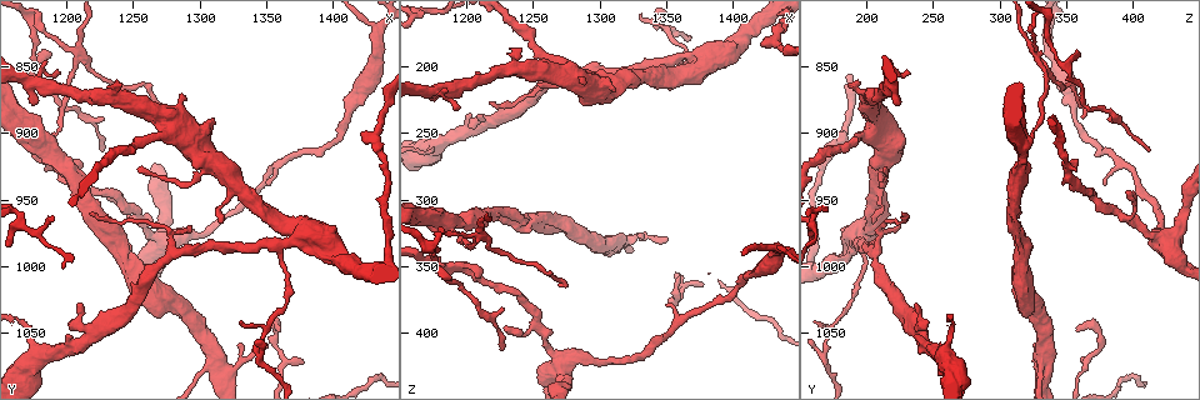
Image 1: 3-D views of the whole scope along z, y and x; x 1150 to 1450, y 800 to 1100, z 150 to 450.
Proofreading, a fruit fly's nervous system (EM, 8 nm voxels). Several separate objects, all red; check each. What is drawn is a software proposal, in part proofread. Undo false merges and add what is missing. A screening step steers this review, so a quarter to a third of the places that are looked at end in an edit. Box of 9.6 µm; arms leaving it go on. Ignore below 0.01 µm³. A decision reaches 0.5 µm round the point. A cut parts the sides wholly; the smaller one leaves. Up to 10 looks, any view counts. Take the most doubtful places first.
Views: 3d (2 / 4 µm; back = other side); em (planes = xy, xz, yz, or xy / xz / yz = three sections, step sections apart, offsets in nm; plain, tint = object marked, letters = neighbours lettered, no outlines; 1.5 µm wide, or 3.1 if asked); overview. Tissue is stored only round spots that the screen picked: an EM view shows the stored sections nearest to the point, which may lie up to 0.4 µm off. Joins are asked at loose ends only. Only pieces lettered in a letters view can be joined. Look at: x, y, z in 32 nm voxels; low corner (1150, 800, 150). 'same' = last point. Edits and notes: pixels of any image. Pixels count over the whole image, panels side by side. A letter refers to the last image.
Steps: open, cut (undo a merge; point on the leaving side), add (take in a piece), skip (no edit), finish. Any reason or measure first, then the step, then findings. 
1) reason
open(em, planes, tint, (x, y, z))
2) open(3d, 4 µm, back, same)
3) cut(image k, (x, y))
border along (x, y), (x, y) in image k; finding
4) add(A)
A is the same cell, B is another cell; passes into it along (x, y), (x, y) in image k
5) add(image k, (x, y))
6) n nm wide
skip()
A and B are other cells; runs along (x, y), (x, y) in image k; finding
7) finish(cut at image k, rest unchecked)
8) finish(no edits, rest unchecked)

open(em, planes, letters, (1242, 864, 186))

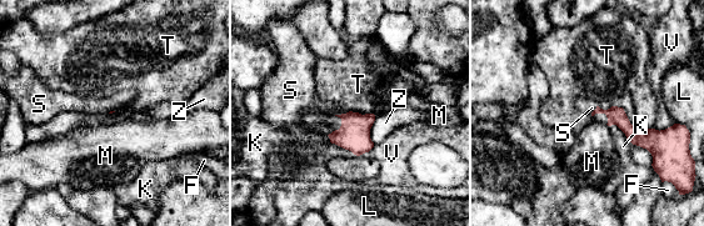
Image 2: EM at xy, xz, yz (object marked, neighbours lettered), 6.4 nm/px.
skip()
F, K, L, M, S, T, V and Z are other cells; runs along (608, 112), (637, 137), (652, 137) in image 2; none of them fits

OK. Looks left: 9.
free end
open(em, planes, tint, (1176, 876, 226))

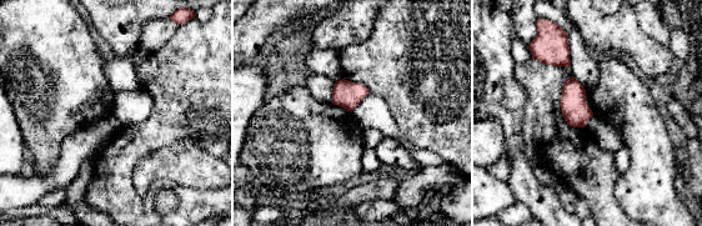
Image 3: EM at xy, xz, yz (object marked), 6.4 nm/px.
see the neighbours
open(em, planes, letters, same)

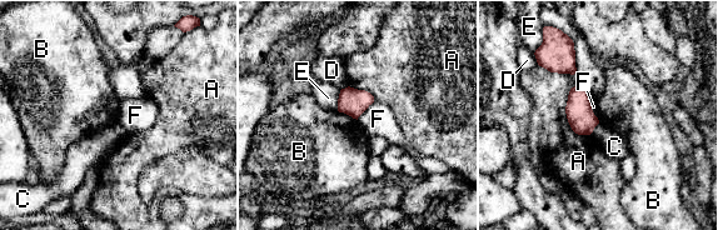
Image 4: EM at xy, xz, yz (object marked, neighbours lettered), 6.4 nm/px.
170 nm wide
skip()
A, B, C, D, E and F are other cells; border along (337, 110), (357, 120) in image 4; none of them fits

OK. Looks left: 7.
branch stops here
open(3d, 4 µm, (1228, 946, 396))

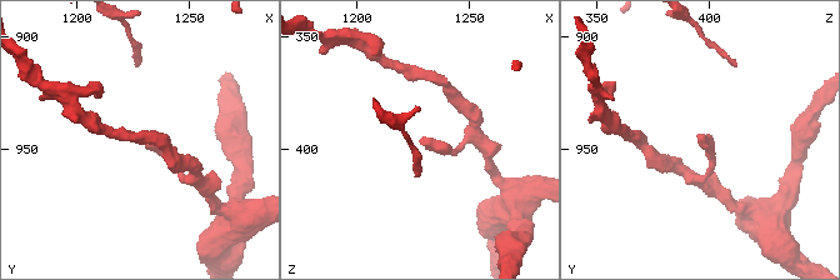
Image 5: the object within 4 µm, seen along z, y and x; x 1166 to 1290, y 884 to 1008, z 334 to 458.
open(em, planes, letters, (1227, 944, 398))

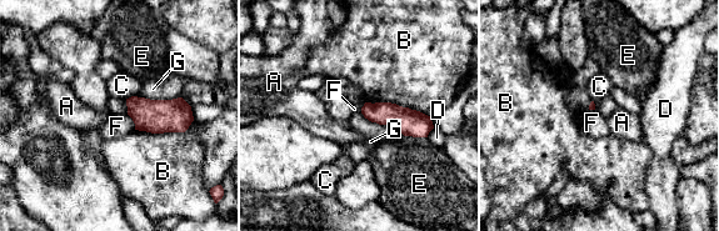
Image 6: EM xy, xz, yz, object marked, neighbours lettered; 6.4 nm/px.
B touches over 420 nm
skip()
A, B, C, D, E, F and G are other cells; border along (134, 95), (125, 99) in image 6; no lettered piece goes on from it

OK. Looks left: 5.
sudden change in width
open(3d, 4 µm, (1300, 928, 210))

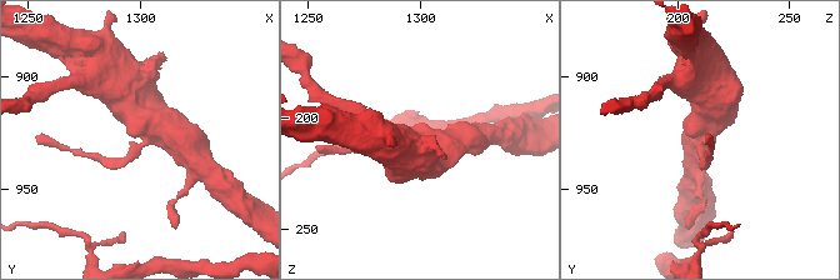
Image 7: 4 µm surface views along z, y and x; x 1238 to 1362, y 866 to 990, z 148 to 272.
need the tissue
open(em, xy, step 8, tint, (1301, 930, 211))

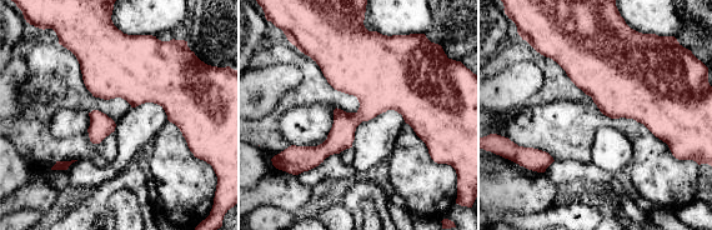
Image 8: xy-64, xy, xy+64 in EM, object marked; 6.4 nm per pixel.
cut it another way
open(em, planes, letters, same)

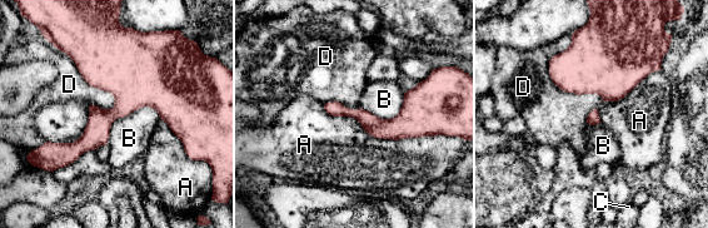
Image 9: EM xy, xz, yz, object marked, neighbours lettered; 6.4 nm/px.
110 nm wide; A touches over 750 nm
skip()
A, B, C and D are other cells; continuous, no second neuron

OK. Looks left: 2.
finish(no edits, rest unchecked)

